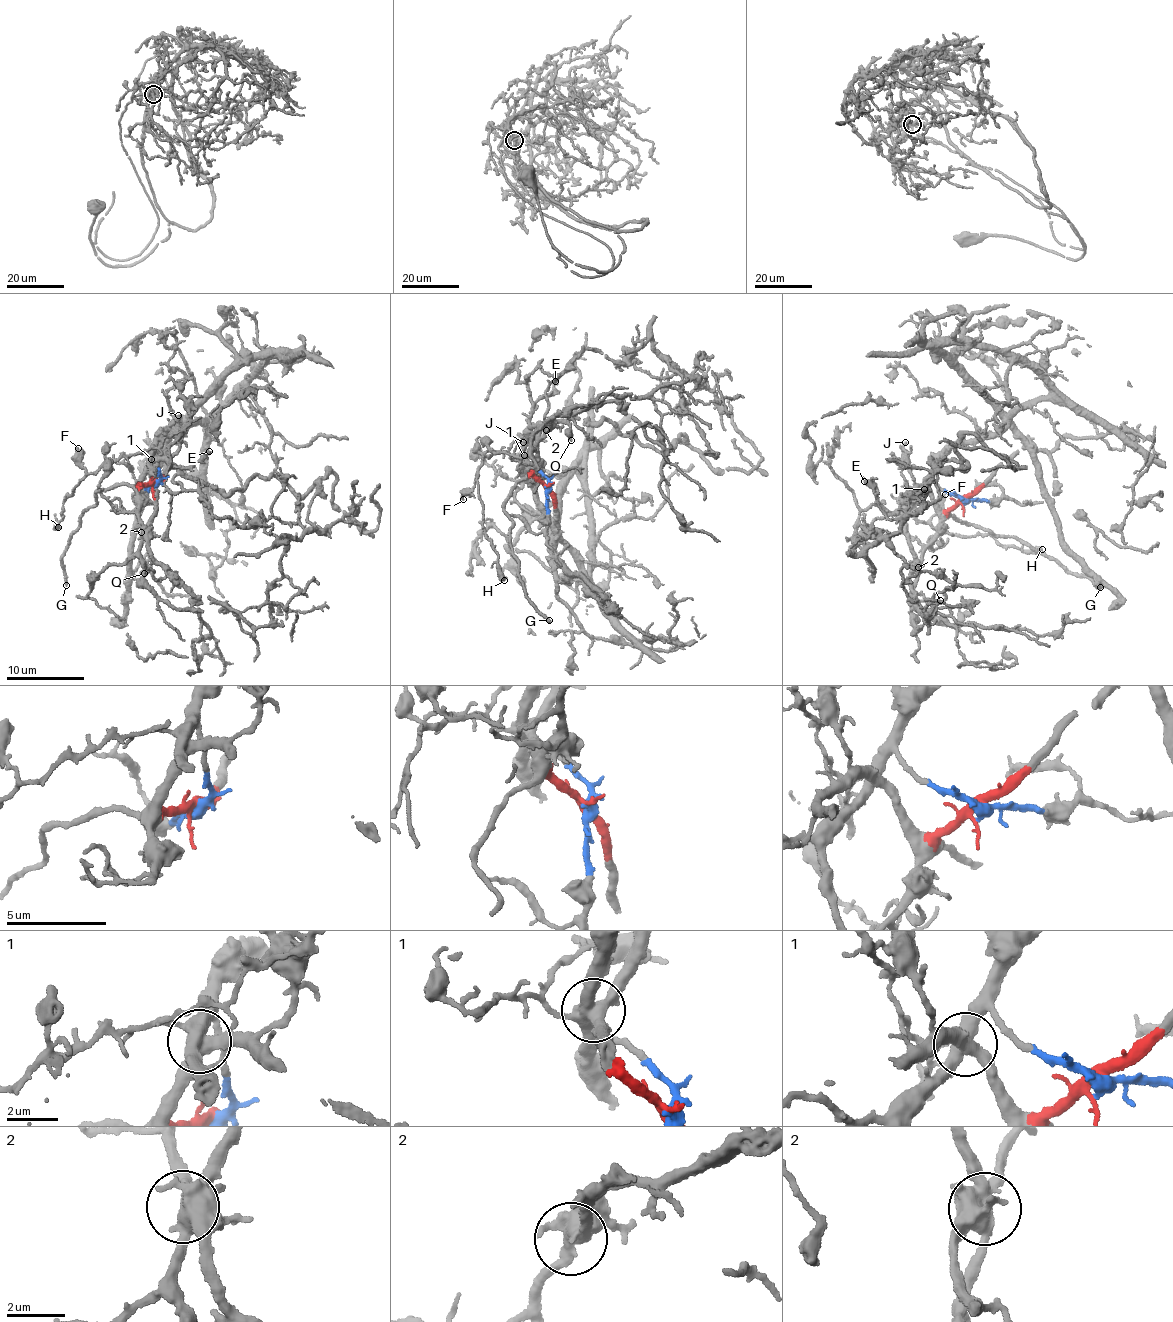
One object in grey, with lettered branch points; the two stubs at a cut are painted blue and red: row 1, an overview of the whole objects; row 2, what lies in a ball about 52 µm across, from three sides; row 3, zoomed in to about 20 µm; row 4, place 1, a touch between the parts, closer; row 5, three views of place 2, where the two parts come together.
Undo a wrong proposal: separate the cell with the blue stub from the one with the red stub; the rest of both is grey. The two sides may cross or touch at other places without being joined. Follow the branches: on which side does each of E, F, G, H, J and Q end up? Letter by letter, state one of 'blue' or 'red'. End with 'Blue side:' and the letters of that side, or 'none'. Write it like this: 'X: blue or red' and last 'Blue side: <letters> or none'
E: blue
F: blue
G: red
H: blue
J: red
Q: red
Blue side: E, F, H

